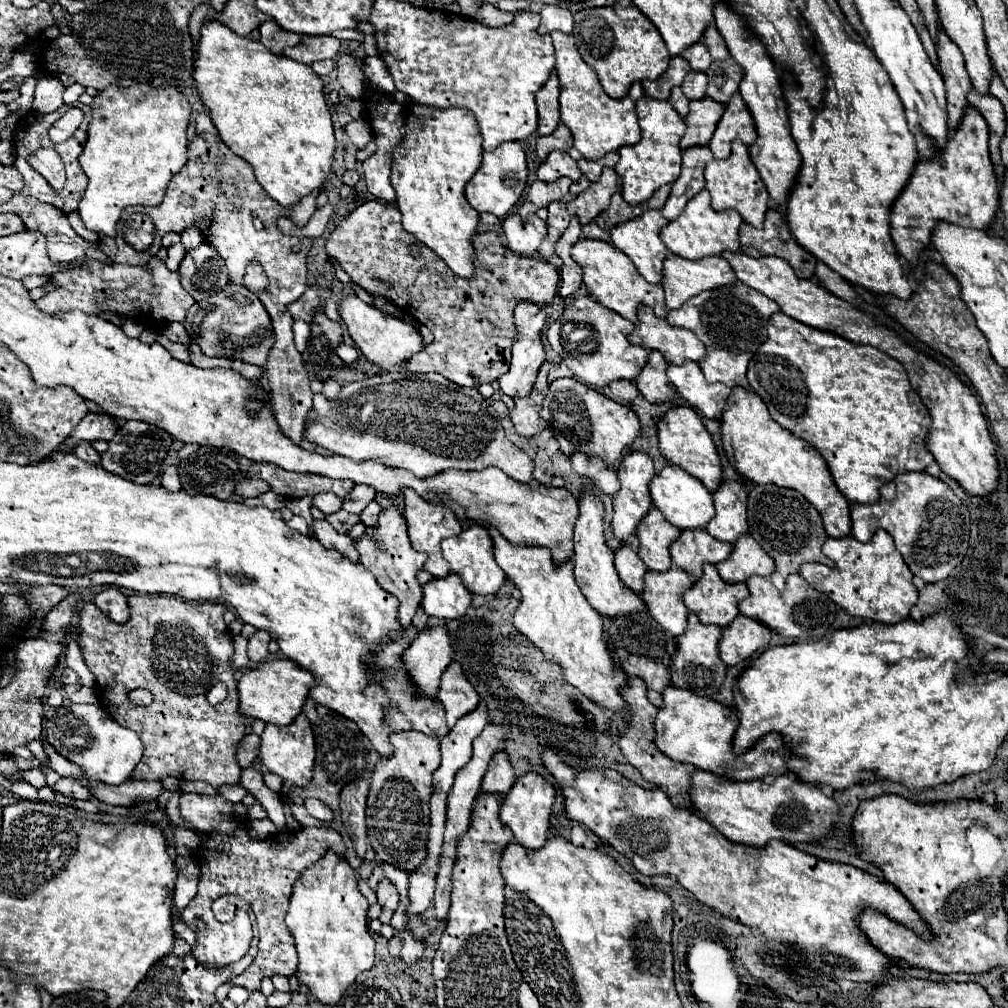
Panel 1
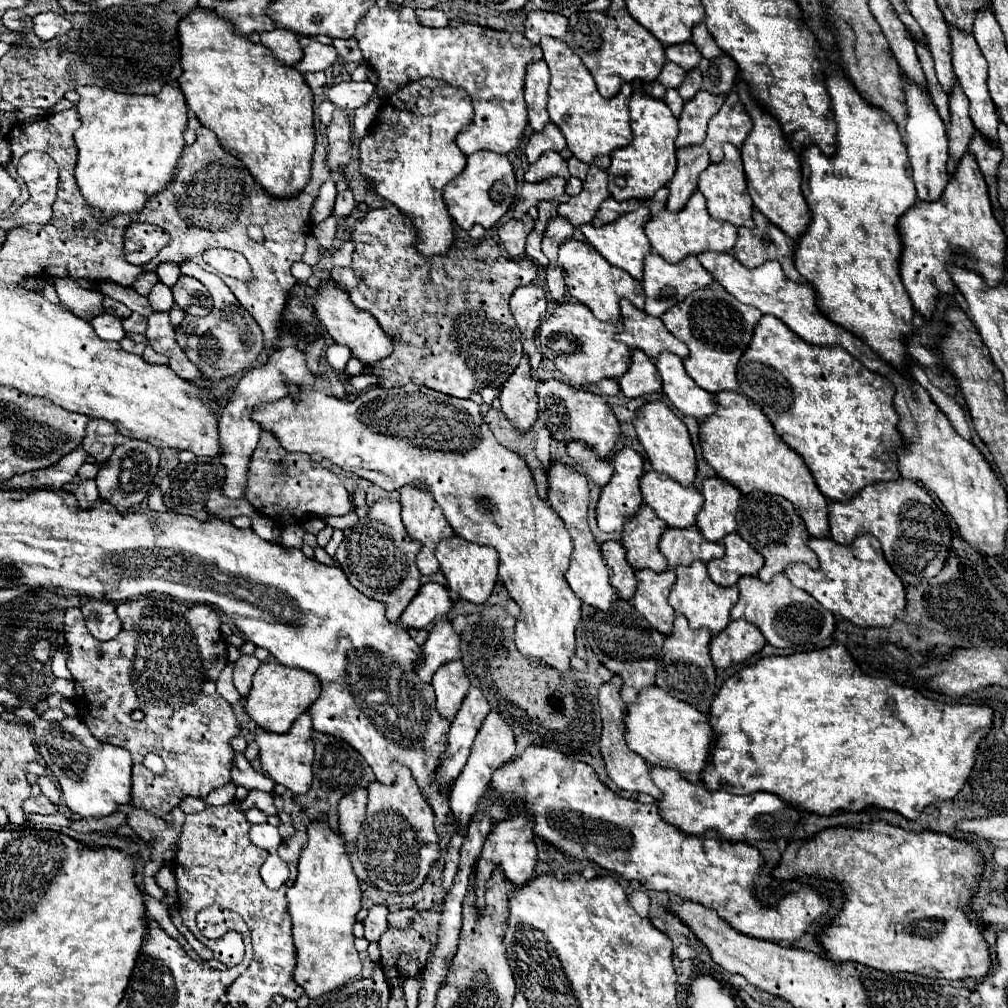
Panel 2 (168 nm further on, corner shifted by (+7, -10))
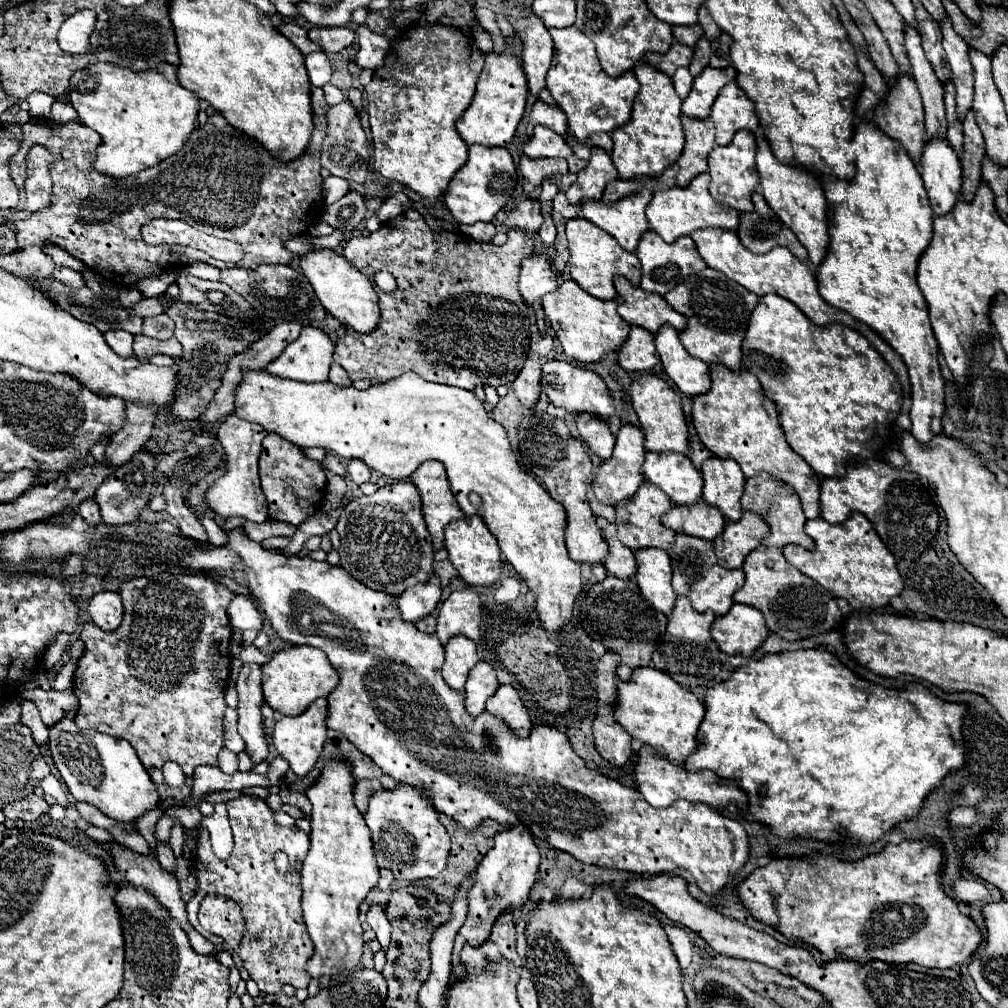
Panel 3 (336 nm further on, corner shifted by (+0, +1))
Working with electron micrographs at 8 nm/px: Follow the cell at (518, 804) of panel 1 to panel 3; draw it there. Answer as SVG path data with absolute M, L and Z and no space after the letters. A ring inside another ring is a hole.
M522 824L510 828L510 832L498 832L494 836L494 842L496 842L494 848L488 850L488 854L478 864L474 884L468 892L466 922L462 924L462 928L458 930L458 936L454 938L454 972L450 976L450 986L454 986L454 980L460 980L462 976L466 976L466 968L462 968L462 964L460 964L462 946L466 946L466 944L482 946L484 940L490 936L496 918L504 912L520 910L526 904L530 890L536 882L540 852L534 844L532 834Z

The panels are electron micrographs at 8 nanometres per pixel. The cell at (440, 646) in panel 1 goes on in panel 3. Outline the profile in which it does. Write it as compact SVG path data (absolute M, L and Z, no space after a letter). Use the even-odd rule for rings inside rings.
M464 588L452 592L450 598L442 604L438 612L436 634L442 644L452 636L464 634L474 642L480 640L480 622L482 622L482 602L474 588Z

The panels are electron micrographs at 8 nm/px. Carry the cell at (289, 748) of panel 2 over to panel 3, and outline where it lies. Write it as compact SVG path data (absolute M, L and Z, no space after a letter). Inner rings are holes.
M318 698L304 714L296 716L296 718L282 718L274 726L274 734L272 734L274 746L276 746L278 754L290 762L290 768L298 776L306 776L314 768L318 754L322 752L322 746L326 740L326 722L324 722L326 716L328 716L328 700Z

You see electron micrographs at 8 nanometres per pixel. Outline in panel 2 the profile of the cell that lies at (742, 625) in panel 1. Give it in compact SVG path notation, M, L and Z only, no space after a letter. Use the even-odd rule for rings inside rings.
M743 619L729 621L729 625L711 639L711 659L715 667L731 667L761 651L765 639L761 631Z

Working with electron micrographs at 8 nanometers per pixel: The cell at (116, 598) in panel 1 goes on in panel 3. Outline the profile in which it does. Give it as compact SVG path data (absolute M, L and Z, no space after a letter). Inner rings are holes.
M100 592L96 594L90 604L88 612L94 624L102 630L116 630L122 622L122 600L118 592Z

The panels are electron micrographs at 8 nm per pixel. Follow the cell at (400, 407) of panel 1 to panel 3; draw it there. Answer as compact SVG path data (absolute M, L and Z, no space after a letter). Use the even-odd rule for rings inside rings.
M242 370L242 380L238 384L234 414L246 422L260 424L266 432L278 434L280 438L300 446L320 446L340 458L358 458L366 462L370 470L382 476L406 480L422 462L440 460L446 466L452 492L466 516L482 516L488 530L496 536L504 558L522 576L526 586L536 594L536 612L546 632L558 632L572 618L572 608L580 592L580 564L570 560L564 546L566 512L564 506L552 500L552 496L536 482L532 474L520 470L502 424L492 420L484 410L482 402L474 392L434 384L420 378L414 372L406 372L394 380L372 384L366 390L356 390L354 386L342 388L332 382L294 382L288 378L270 376L264 370ZM476 492L482 498L480 506L474 506L468 496Z

